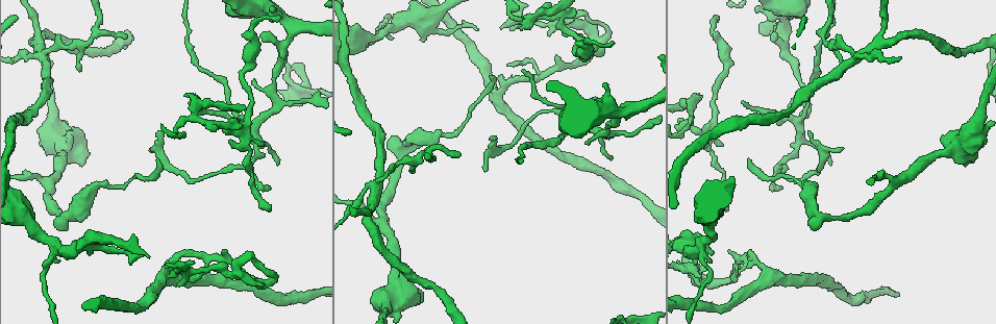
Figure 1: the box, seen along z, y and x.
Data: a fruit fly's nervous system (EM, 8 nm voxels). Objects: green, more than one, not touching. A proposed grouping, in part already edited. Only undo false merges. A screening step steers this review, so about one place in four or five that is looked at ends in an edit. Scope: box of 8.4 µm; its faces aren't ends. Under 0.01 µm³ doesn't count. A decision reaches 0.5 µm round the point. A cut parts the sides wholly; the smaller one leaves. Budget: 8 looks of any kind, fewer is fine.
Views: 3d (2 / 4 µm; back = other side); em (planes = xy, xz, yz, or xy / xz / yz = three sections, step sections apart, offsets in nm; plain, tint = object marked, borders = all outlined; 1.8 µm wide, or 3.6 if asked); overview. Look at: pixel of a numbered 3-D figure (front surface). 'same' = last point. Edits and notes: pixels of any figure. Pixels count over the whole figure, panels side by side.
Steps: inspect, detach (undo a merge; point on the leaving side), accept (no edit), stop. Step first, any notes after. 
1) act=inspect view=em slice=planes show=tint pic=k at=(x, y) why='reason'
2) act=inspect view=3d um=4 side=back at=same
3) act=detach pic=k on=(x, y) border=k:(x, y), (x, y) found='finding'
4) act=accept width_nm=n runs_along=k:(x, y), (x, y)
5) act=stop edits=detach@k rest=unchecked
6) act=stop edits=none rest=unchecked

act=inspect view=3d um=2 pic=1 at=(572, 23) why='thin neck'

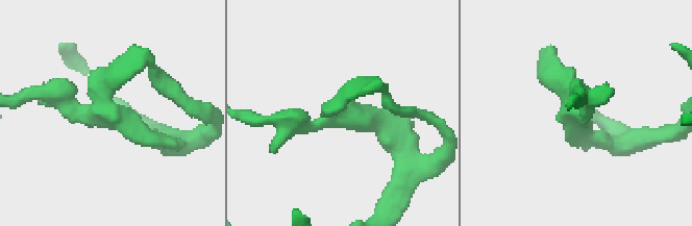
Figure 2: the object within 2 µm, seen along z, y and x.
act=inspect view=em slice=xy step=16 show=tint pic=2 at=(109, 110) why='now the EM'

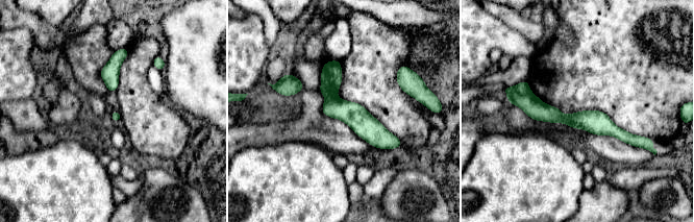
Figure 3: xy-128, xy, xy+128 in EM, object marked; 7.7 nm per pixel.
act=detach pic=3 on=(537, 109) width_nm=80 border=3:(530, 91), (511, 93), (509, 95) found='a second cell is stuck on'

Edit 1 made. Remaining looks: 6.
act=inspect view=3d um=2 side=back pic=1 at=(198, 121) why='abrupt turn'

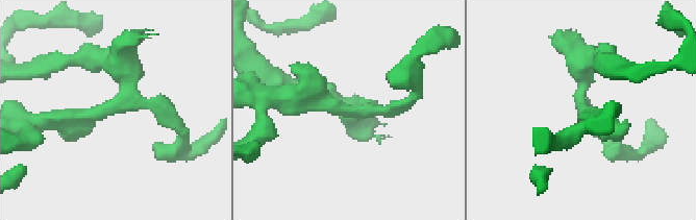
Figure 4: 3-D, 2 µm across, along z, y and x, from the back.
act=inspect view=em slice=planes show=tint pic=4 at=(118, 106)

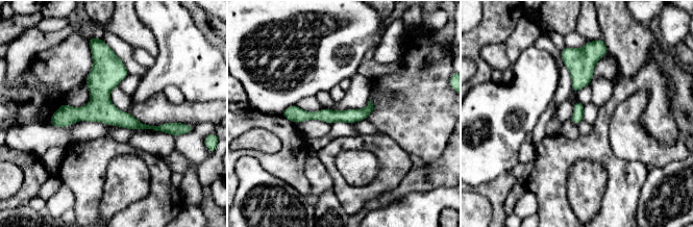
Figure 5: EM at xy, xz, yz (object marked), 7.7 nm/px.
act=accept runs_along=5:(105, 54), (103, 103), (119, 119), (171, 130) found='continuous, no second cell'

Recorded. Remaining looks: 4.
act=inspect view=em slice=planes show=tint pic=1 at=(612, 135) why='branch point'

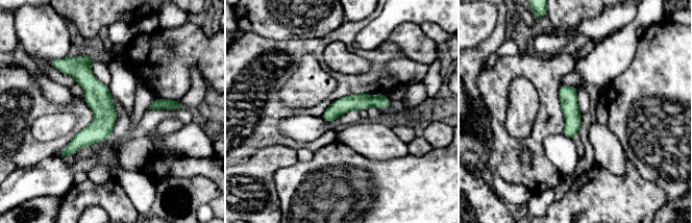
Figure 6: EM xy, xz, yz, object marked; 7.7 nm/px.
act=accept width_nm=130 found='one cell here'

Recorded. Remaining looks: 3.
act=inspect view=3d um=4 pic=1 at=(107, 185) why='thick turns thin'

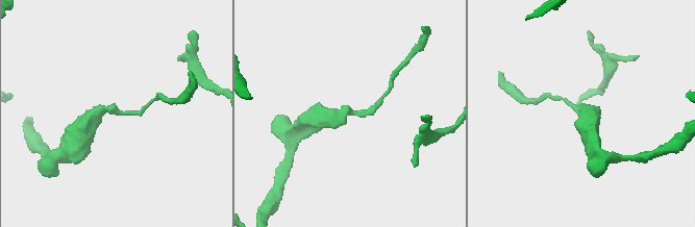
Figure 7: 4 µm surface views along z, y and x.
act=inspect view=em slice=yz step=16 show=tint pic=7 at=(584, 109)

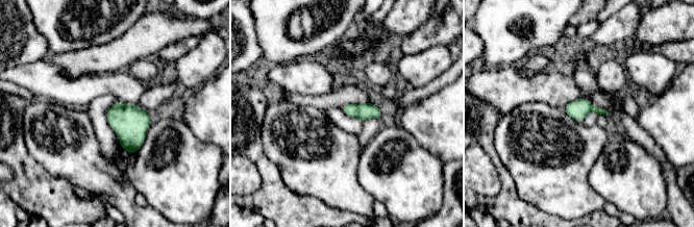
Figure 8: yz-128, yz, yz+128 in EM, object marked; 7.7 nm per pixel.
act=accept found='continuous, no second cell'

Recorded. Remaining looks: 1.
act=stop edits=detach@3 rest=unchecked

